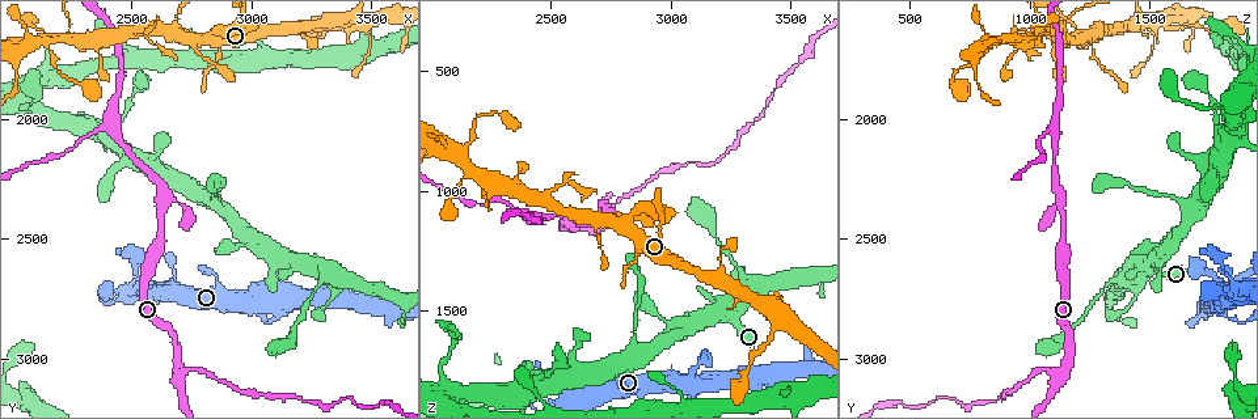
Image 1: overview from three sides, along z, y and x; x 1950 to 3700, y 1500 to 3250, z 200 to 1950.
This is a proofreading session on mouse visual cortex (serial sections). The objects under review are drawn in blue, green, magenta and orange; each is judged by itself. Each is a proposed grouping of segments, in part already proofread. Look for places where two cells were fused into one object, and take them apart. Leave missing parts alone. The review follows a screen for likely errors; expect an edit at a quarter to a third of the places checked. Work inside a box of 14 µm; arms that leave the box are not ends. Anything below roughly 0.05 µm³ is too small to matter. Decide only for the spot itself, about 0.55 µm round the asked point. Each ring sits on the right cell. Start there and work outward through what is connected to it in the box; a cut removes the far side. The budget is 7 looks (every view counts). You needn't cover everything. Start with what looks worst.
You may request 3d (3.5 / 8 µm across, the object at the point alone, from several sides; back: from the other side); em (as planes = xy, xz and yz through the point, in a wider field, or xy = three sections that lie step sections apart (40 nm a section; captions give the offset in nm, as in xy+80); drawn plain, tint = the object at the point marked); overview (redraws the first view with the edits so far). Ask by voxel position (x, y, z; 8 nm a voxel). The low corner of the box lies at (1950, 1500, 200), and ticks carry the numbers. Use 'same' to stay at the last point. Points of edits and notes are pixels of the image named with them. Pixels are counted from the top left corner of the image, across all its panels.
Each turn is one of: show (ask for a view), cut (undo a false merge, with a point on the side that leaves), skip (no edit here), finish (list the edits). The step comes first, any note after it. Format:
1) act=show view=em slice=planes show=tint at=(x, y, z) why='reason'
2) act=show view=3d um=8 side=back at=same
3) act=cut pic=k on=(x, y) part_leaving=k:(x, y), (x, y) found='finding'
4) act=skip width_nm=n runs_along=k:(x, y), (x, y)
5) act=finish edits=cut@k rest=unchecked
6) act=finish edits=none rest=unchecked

act=show view=3d um=8 at=(2550, 1650, 960) why='abrupt turn'

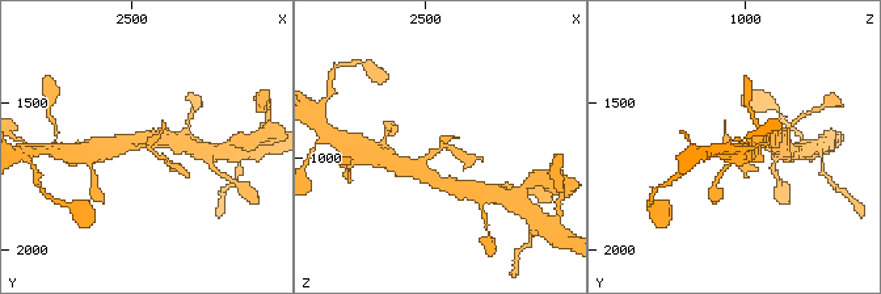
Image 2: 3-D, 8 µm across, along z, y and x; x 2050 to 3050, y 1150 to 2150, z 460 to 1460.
act=show view=3d um=3.5 at=(2550, 1650, 960) why='zoom in'

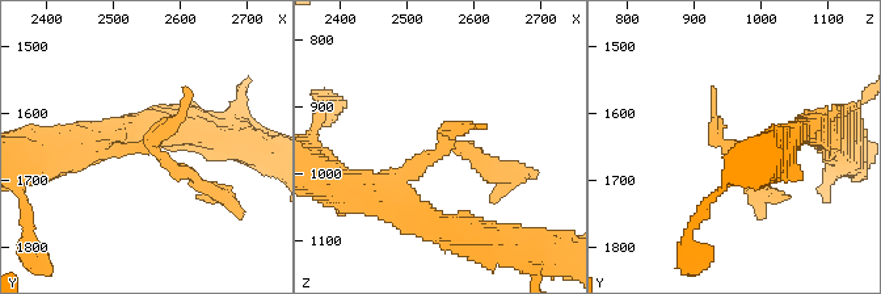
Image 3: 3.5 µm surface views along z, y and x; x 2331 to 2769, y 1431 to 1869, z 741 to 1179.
act=show view=em slice=xy step=1 show=tint at=(2560, 1645, 960)

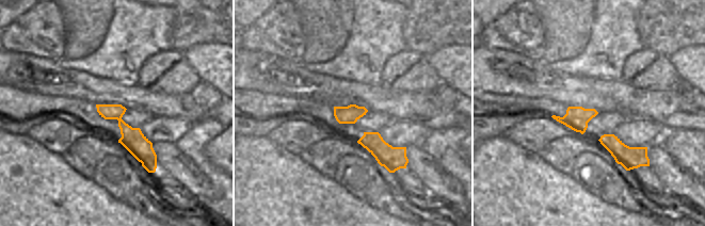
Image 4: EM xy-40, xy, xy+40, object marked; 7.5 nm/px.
act=skip width_nm=140 runs_along=4:(99, 107), (121, 122), (151, 170) found='all the same cell'

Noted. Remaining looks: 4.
act=show view=3d um=3.5 at=(2700, 3070, 1130) why='two arms in line, one across'

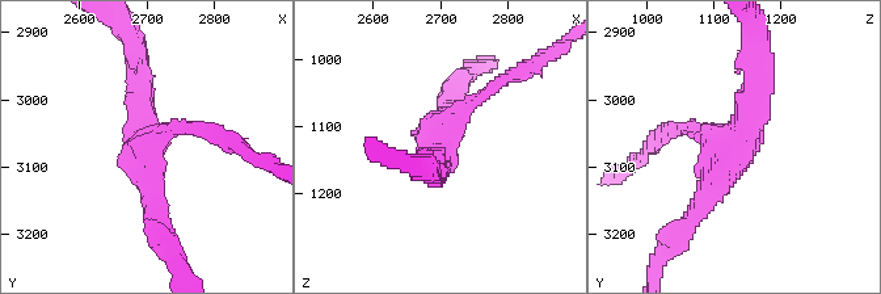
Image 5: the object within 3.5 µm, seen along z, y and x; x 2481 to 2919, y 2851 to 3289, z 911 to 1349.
act=show view=em slice=xy step=2 show=tint at=(2695, 3060, 1120) why='need the tissue'

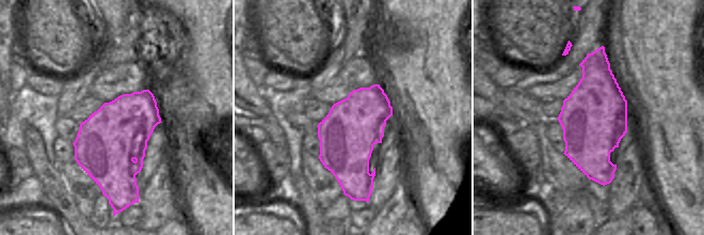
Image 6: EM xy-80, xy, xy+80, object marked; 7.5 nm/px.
act=skip arm_widths_nm=150,250,300 runs_along=5:(430, 172), (438, 138), (498, 84) found='continuous, no second cell'

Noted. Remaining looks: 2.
act=show view=3d um=3.5 at=(2630, 2320, 1120) why='arms part here'

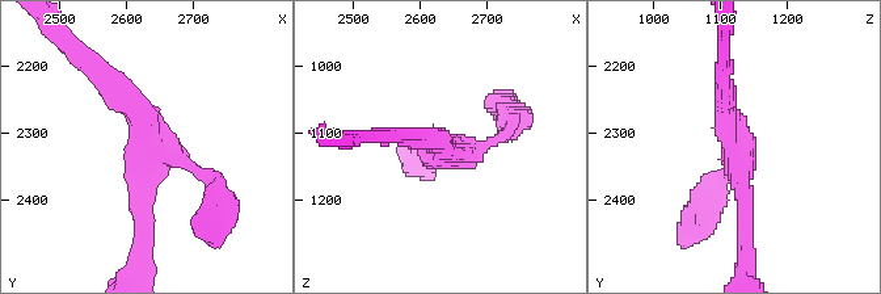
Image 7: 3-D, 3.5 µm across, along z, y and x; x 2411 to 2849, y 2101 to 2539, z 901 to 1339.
act=show view=em slice=planes show=tint at=(2640, 2330, 1125) arms=3 arm_widths_nm=150,250,300

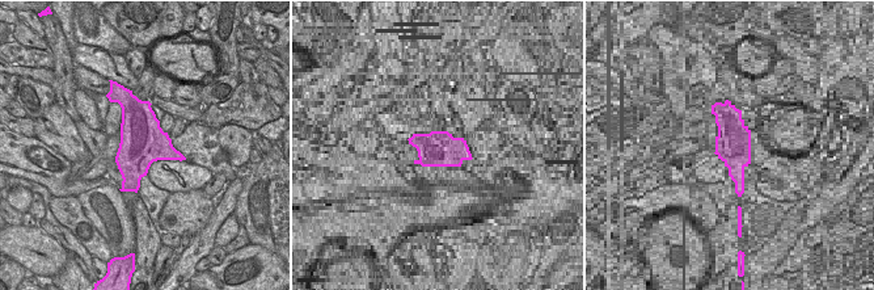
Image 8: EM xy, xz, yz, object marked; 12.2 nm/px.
act=skip runs_along=7:(143, 243), (151, 134), (106, 82) found='one cell here'

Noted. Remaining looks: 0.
act=finish edits=none rest=unchecked

